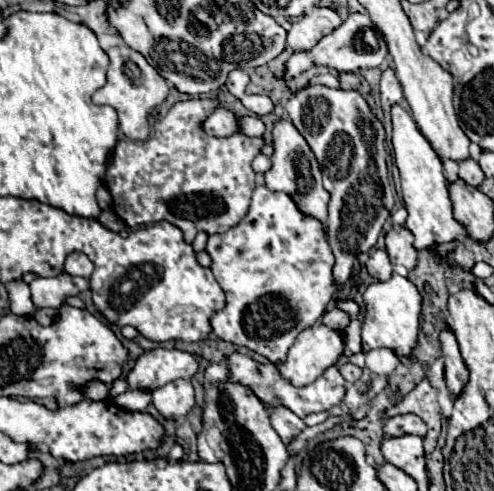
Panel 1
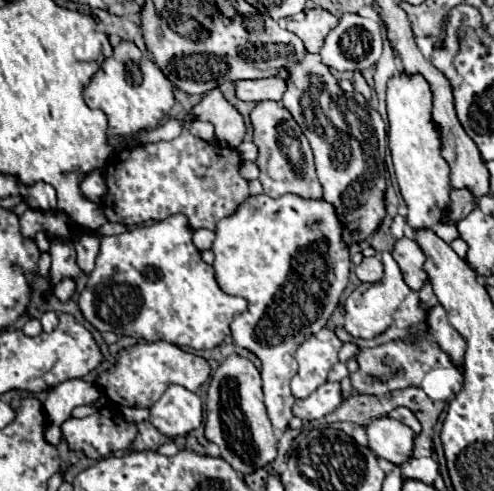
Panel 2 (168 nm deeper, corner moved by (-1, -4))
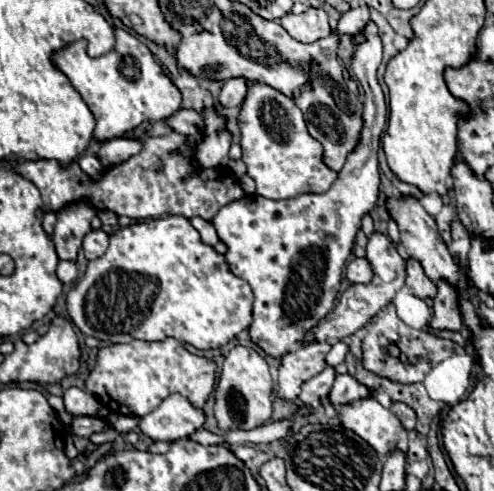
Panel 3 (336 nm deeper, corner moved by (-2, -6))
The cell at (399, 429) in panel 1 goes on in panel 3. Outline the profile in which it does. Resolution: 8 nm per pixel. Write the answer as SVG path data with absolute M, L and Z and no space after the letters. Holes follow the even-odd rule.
M394 401L394 403L392 403L392 407L390 407L390 411L400 419L402 427L404 427L406 431L410 431L410 429L416 425L416 413L414 413L414 409L412 409L412 407L408 407L406 403Z

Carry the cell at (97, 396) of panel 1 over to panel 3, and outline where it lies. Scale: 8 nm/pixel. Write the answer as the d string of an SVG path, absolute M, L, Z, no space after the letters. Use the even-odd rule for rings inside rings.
M70 387L68 391L64 391L62 399L64 399L66 411L72 417L80 417L80 415L94 417L100 409L100 403L96 401L96 397L84 389L78 389L78 387Z

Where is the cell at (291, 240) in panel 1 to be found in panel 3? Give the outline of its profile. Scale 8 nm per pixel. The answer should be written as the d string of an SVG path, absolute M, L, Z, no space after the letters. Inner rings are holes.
M368 21L362 27L364 41L352 43L352 71L364 89L362 133L358 145L348 155L338 179L320 195L304 193L296 199L266 199L246 195L224 205L212 219L218 237L228 245L226 259L230 271L246 279L254 291L254 321L250 337L268 355L280 359L304 339L304 331L318 325L334 307L340 289L342 271L352 253L356 231L362 225L364 213L370 213L378 199L378 147L386 123L386 101L376 79L376 69L382 61L382 41L378 27Z

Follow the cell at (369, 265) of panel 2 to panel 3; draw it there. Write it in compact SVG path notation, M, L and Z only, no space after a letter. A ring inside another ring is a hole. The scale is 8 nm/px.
M354 257L346 267L346 277L350 283L368 283L368 279L372 279L370 263L366 259Z

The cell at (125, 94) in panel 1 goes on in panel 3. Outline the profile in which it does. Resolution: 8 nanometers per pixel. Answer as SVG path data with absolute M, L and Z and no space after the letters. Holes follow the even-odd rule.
M116 29L116 45L100 57L90 57L86 53L86 41L80 39L58 49L52 55L52 63L70 79L72 87L92 111L96 119L92 135L96 141L124 137L142 121L162 121L180 109L182 95L176 85L154 61L150 49L124 29Z

